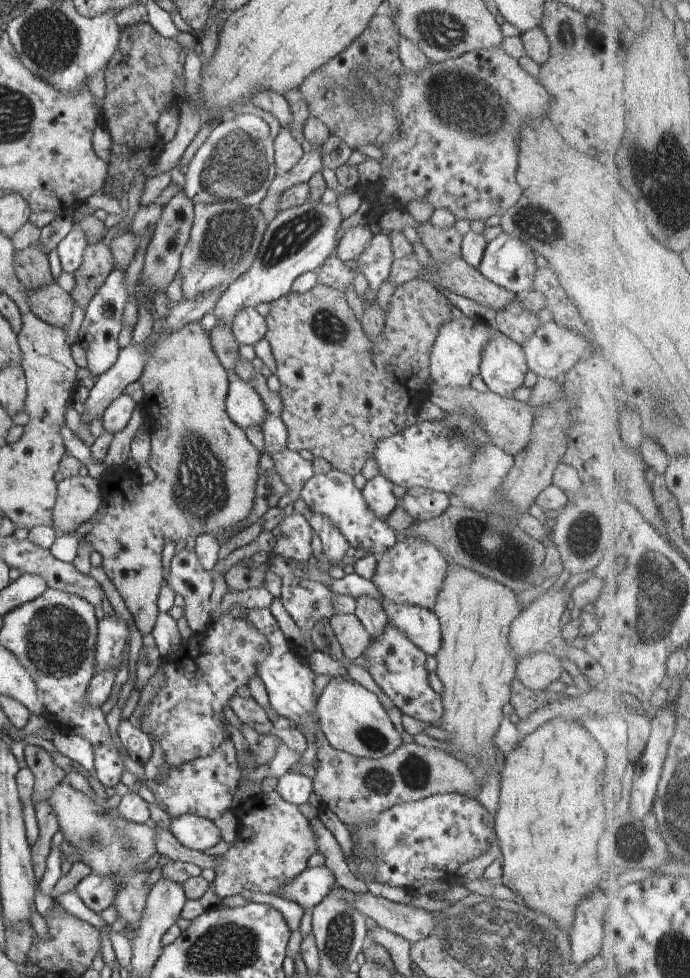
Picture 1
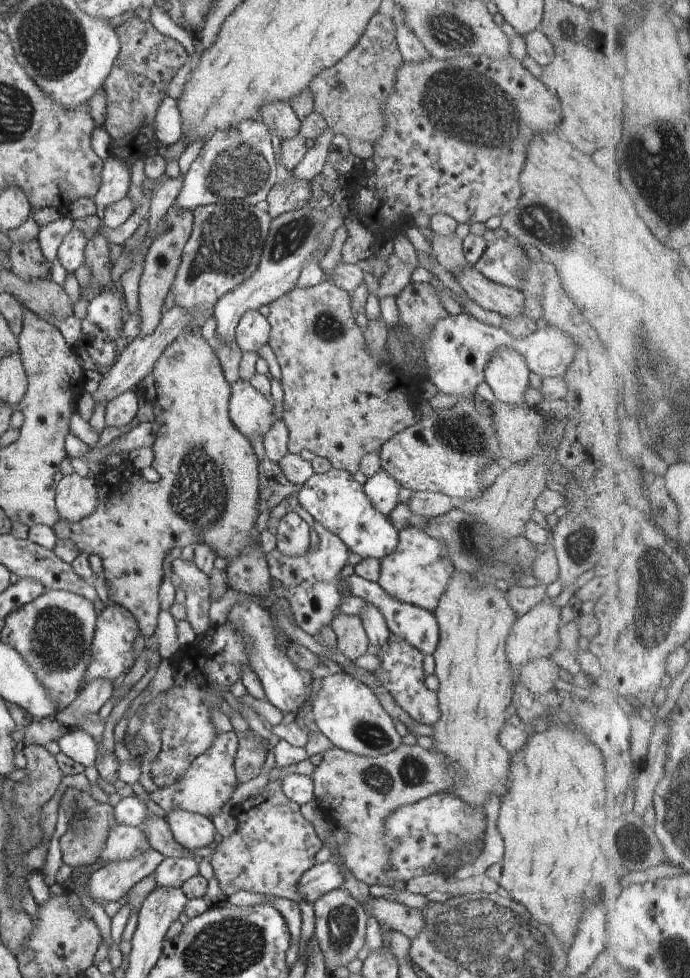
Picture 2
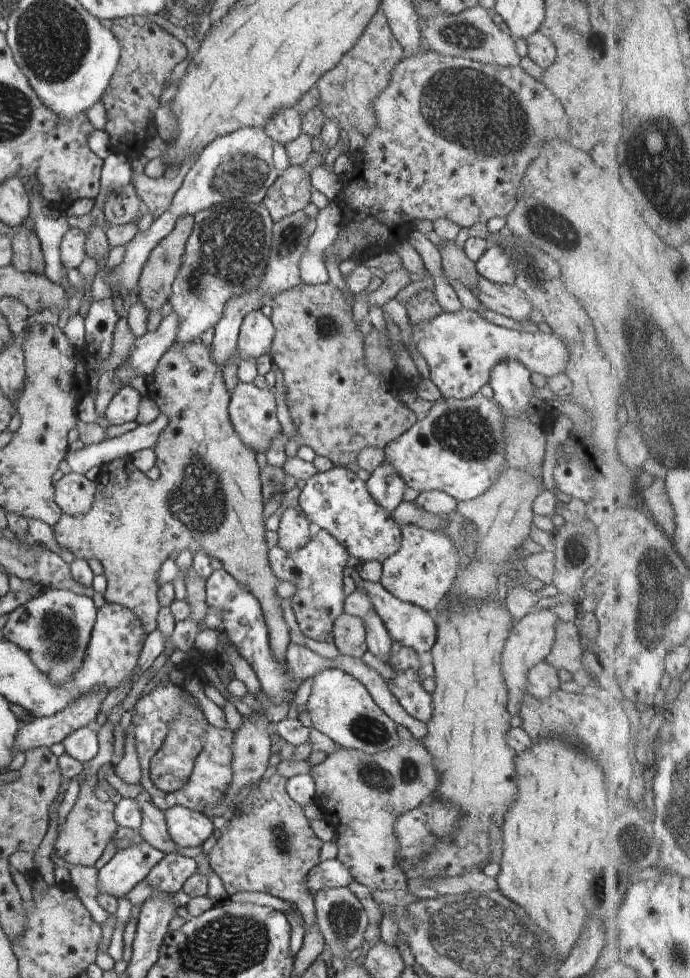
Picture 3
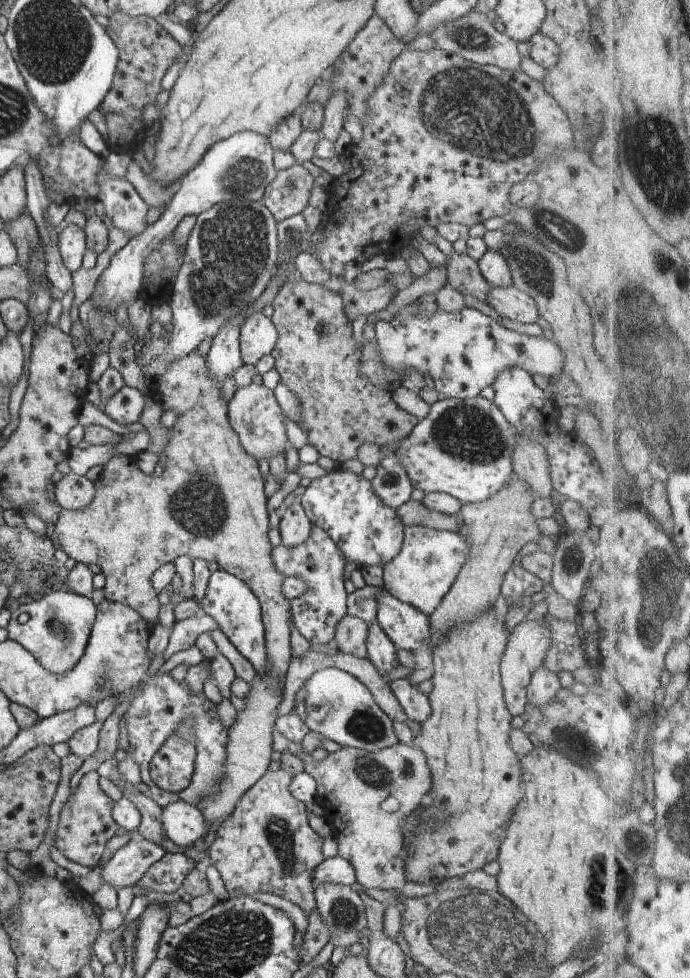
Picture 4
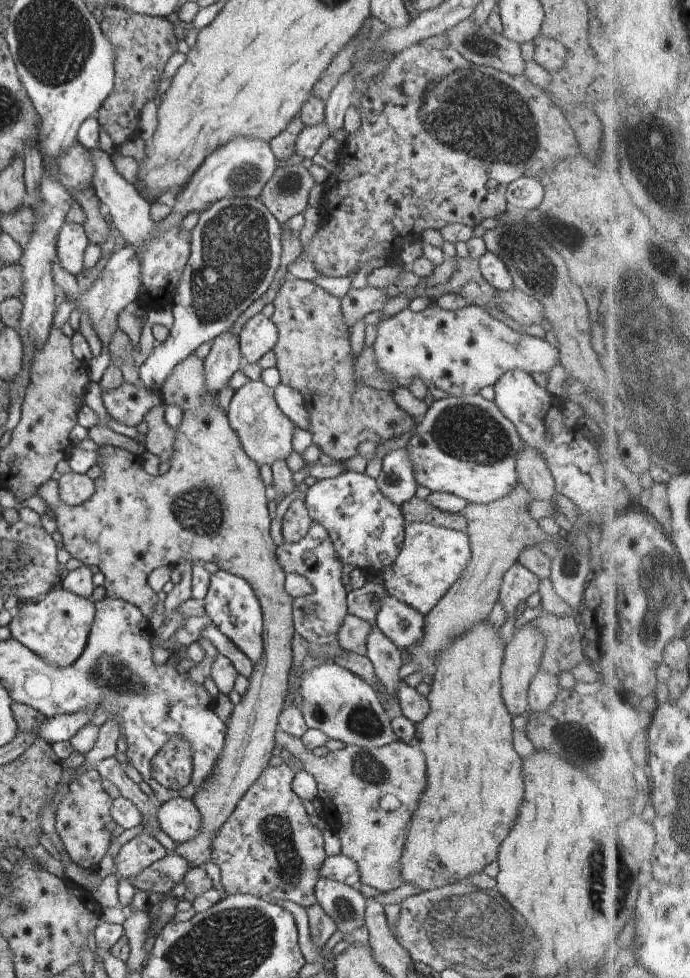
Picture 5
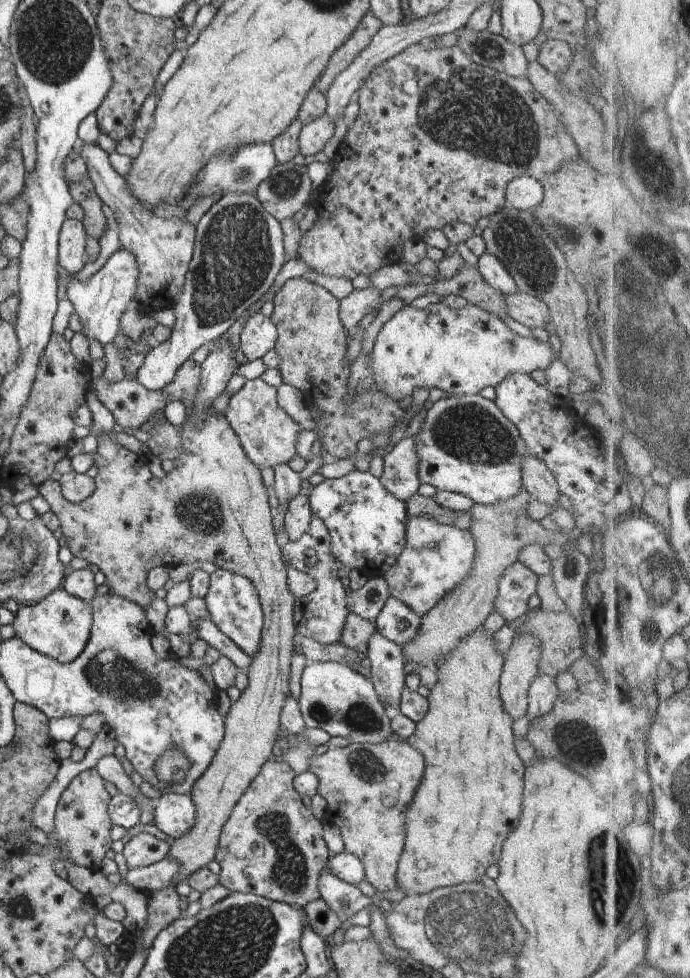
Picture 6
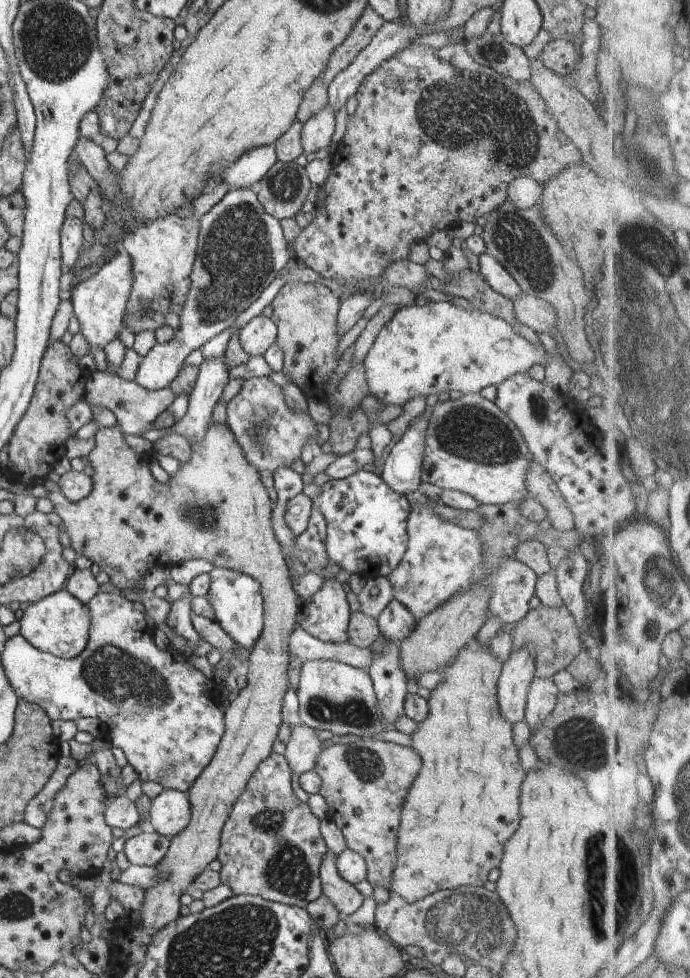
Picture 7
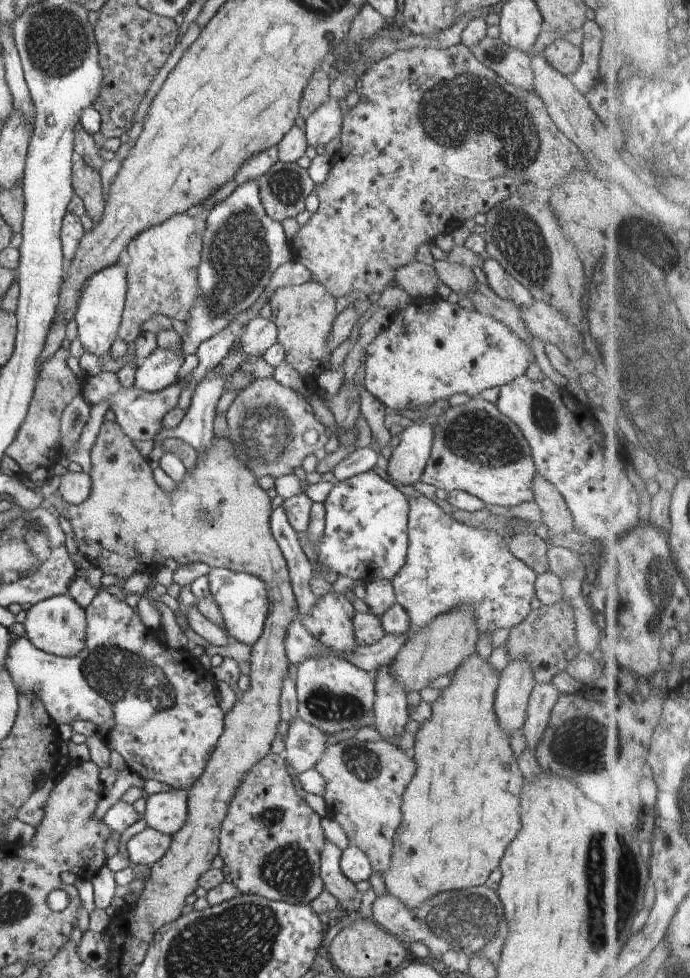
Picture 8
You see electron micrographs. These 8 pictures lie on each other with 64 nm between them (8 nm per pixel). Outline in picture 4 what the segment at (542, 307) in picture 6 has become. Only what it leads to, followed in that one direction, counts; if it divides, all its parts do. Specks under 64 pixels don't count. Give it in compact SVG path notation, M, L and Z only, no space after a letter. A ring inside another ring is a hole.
M513 284L510 286L491 286L486 301L498 314L516 320L520 324L536 322L539 318L539 308L526 292L518 290Z

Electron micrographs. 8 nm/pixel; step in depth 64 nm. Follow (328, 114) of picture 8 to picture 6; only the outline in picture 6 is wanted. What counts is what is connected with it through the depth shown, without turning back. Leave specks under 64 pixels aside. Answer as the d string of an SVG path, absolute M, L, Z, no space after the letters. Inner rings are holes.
M328 115L316 118L314 122L305 124L301 128L298 148L304 156L315 155L324 148L331 136L334 136L335 124Z

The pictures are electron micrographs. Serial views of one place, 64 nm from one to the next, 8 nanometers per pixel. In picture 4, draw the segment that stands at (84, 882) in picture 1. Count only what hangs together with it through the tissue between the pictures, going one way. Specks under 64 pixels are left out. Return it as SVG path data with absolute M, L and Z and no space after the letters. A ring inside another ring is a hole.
M132 836L128 840L118 842L112 858L102 867L102 878L117 891L124 886L132 887L139 884L148 869L158 865L166 853L158 844Z

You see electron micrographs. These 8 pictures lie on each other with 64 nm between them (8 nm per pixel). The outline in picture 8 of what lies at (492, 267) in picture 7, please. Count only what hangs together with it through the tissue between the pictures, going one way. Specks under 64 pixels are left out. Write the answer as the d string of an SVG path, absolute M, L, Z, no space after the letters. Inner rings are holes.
M484 254L483 271L486 275L488 285L500 296L506 298L516 305L530 306L534 299L528 288L524 288L518 280L512 278L494 259Z

